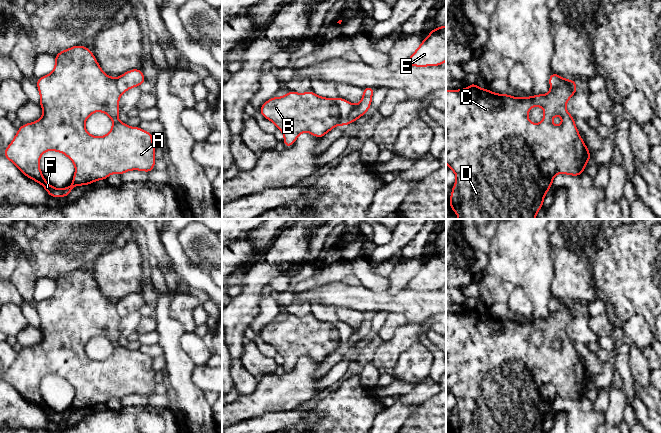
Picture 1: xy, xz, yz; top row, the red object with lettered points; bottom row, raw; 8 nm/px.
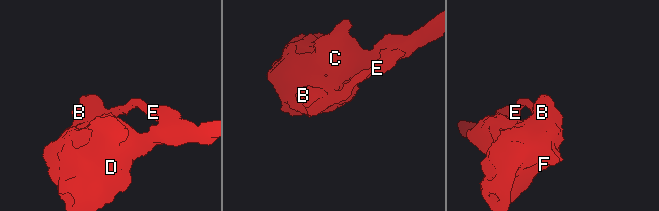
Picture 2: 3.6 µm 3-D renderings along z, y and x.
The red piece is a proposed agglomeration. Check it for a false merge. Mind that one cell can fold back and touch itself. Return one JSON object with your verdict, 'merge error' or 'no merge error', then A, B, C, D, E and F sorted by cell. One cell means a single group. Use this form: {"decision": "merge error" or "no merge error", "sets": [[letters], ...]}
{"decision": "merge error", "sets": [["A", "B", "C", "D", "F"], ["E"]]}

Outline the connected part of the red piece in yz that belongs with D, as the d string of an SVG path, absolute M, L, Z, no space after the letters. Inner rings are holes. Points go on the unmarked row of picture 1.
M475 307L461 314L448 313L446 315L446 388L456 398L456 406L452 411L449 430L451 433L542 433L544 421L552 411L552 405L557 397L571 400L579 400L584 397L587 386L591 379L584 365L582 364L574 346L574 341L566 333L566 327L576 317L566 308L551 312L548 318L533 319L531 321L513 321L508 318L493 317L488 313L483 313ZM540 330L544 334L544 342L539 348L533 348L528 343L528 336L532 331ZM555 339L562 341L562 348L555 350L552 342Z

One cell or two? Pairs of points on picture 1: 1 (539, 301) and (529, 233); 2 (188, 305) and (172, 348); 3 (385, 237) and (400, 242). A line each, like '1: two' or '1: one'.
1: one
2: two
3: two

